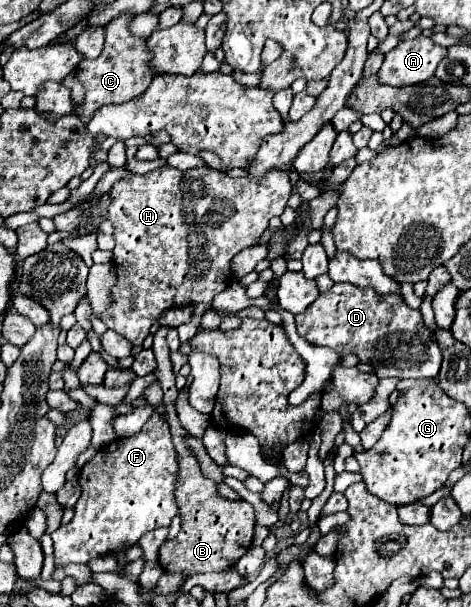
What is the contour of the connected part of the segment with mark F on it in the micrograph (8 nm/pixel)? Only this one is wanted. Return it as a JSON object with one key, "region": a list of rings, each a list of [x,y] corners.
{"region":[[[154,413],[144,429],[132,437],[122,437],[96,455],[80,469],[78,483],[82,495],[74,505],[74,519],[52,533],[54,565],[90,563],[100,555],[112,555],[130,549],[140,537],[158,527],[170,527],[178,513],[174,501],[176,451],[170,439],[168,421]]]}

